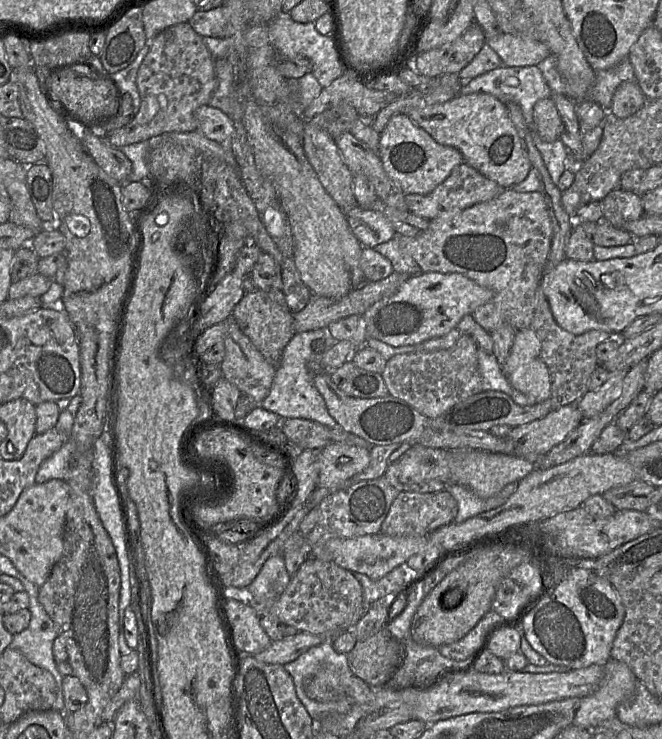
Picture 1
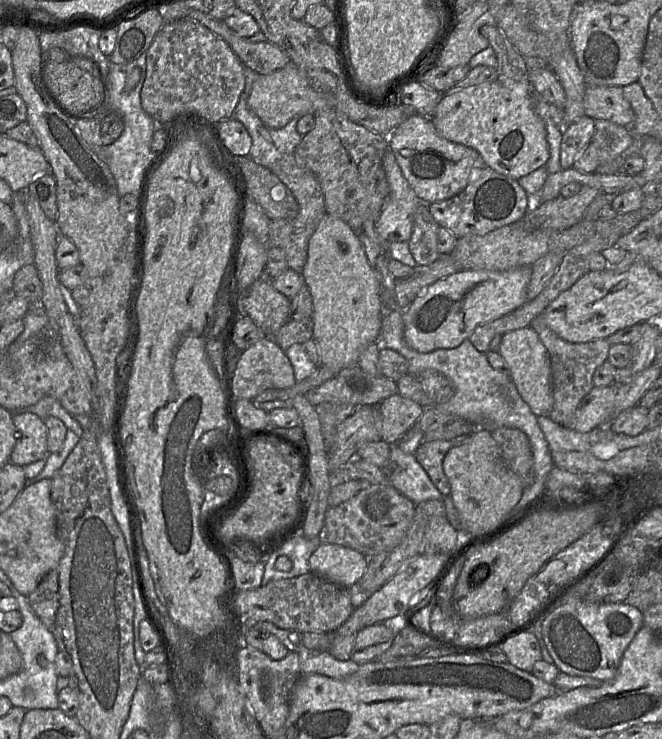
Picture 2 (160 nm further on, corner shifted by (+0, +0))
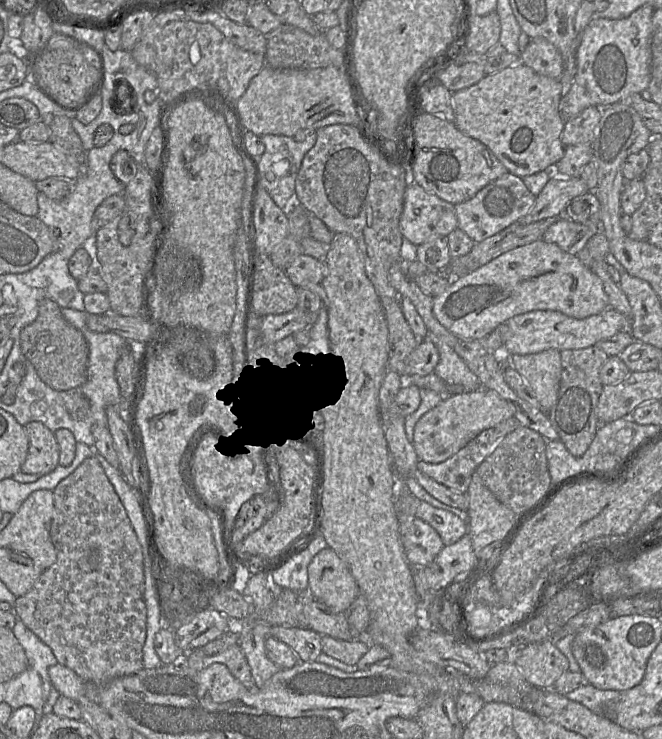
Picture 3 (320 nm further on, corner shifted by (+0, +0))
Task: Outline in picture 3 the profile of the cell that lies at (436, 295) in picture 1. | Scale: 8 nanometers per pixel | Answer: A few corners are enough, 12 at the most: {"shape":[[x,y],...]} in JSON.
{"shape":[[543,239],[433,297],[437,320],[482,339],[534,310],[586,318],[600,277]]}

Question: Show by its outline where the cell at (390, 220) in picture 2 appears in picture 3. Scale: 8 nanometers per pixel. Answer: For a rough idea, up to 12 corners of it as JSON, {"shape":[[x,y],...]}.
{"shape":[[407,186],[399,219],[419,246],[457,228],[454,204]]}

